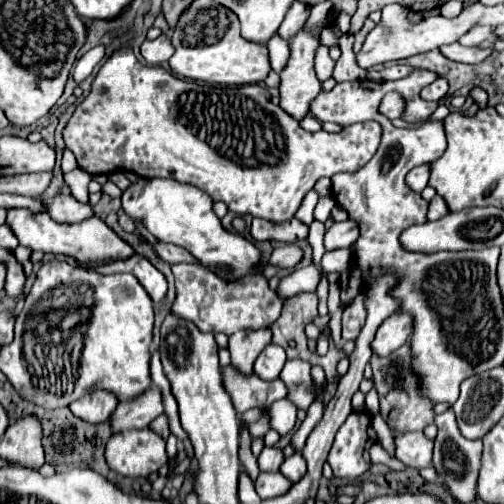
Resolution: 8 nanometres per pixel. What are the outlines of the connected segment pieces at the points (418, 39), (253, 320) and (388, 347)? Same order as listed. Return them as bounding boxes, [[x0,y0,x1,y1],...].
[[357,3,493,69],[171,263,283,335],[375,313,413,357]]

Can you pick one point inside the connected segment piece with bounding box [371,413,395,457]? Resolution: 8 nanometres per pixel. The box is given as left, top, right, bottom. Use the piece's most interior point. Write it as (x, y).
(384, 435)

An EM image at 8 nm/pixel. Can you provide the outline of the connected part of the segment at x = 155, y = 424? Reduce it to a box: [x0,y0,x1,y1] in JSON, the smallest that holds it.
[149,413,170,440]

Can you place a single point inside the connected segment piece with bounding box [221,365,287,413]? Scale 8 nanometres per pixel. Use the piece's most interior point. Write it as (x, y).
(254, 392)

